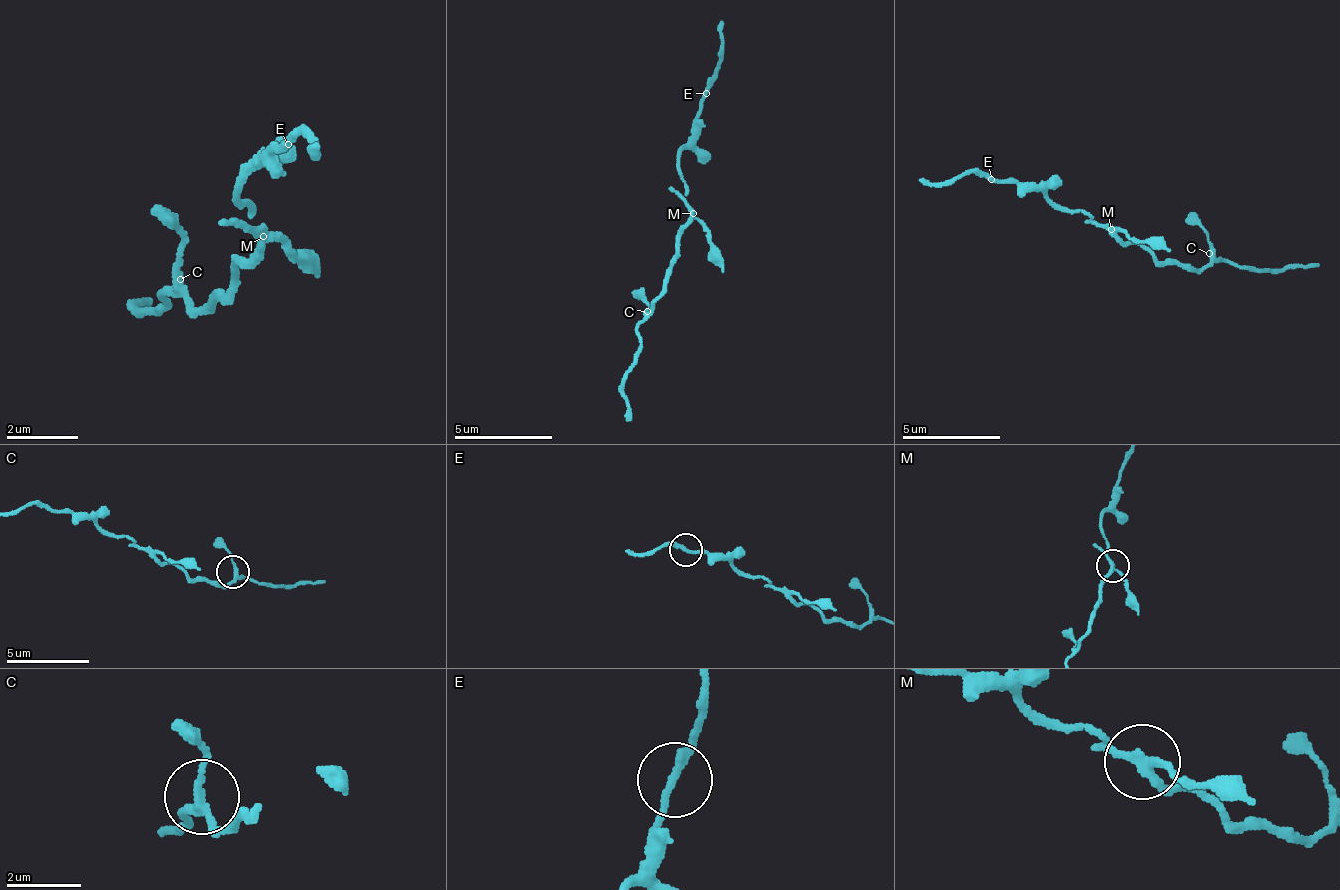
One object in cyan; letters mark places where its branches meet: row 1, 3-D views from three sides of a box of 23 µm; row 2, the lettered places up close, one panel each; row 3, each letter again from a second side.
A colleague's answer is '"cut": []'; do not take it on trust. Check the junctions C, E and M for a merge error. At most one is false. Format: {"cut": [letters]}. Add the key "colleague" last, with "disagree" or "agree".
{"cut": ["M"], "colleague": "disagree"}

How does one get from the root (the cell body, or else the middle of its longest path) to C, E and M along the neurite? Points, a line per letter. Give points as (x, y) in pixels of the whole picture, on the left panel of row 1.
C: (252, 252), (234, 270), (234, 288), (207, 306), (189, 306), (180, 297), (180, 279)
E: (252, 252), (261, 243), (252, 234), (252, 207), (234, 189), (270, 153), (279, 153), (288, 144)
M: (252, 252), (261, 243), (261, 234)

